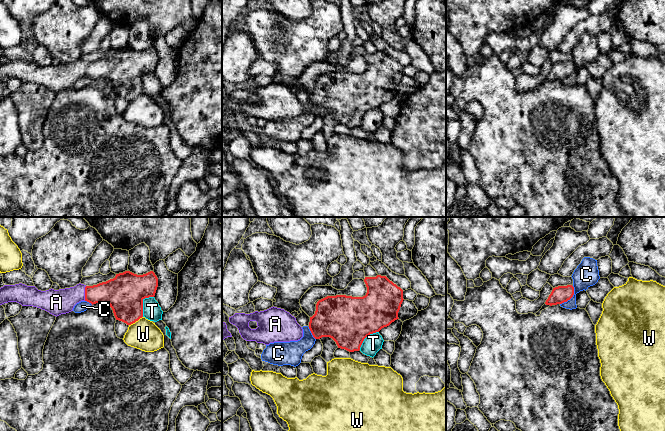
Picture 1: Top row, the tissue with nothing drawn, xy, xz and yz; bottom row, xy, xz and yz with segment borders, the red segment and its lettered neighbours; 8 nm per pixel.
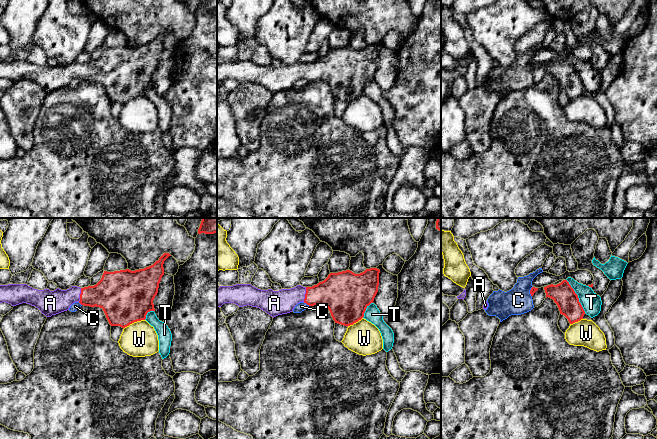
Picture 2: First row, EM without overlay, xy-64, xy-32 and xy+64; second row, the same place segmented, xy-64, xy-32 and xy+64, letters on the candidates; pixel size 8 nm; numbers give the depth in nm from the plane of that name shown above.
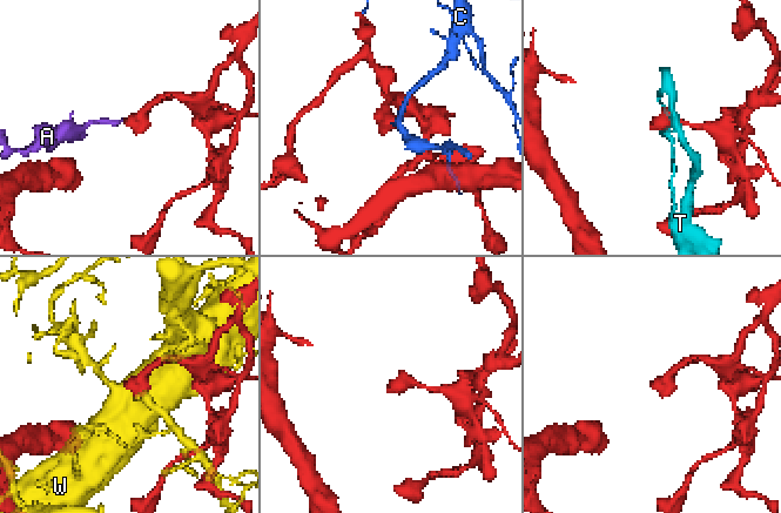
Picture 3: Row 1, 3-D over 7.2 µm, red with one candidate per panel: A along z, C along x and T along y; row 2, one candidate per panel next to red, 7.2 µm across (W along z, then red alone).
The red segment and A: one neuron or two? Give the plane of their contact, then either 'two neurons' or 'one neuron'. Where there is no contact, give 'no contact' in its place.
xy | one neuron

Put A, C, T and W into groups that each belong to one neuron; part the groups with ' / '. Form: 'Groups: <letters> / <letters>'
Groups: A / C / T / W

